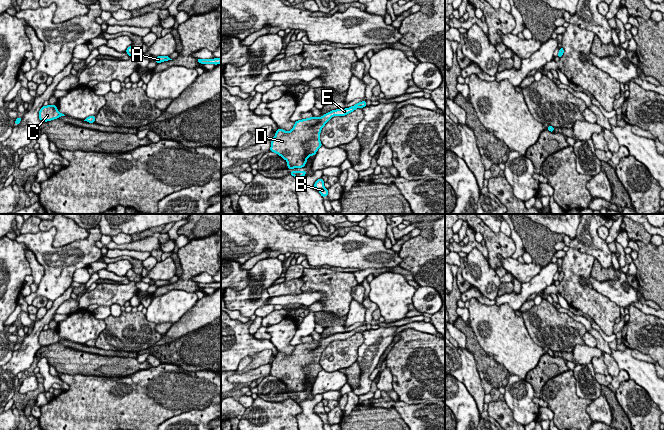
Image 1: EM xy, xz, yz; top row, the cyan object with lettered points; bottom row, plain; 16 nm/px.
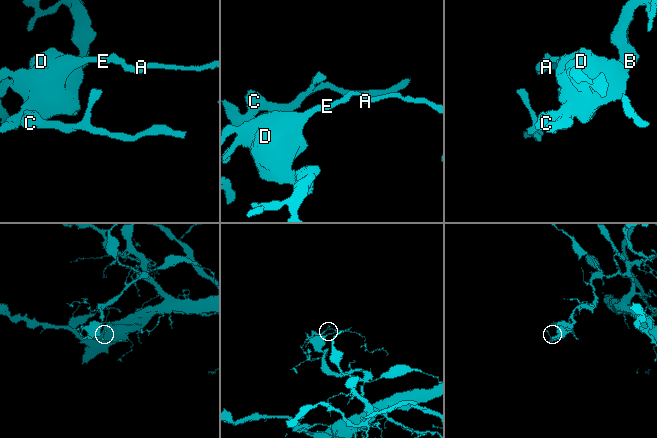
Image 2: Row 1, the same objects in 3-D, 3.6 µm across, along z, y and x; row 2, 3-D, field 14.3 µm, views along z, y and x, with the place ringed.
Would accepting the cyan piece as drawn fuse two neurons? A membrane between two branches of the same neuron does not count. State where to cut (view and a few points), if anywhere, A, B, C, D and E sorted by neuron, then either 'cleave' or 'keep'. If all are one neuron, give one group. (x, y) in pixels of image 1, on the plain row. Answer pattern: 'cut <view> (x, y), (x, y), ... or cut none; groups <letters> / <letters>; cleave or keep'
cut none; groups A B C D E; keep

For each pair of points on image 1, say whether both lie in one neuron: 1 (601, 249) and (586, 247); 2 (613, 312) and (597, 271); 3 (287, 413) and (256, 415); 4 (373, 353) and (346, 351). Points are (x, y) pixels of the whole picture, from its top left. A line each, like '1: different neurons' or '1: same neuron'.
1: same neuron
2: different neurons
3: same neuron
4: different neurons

